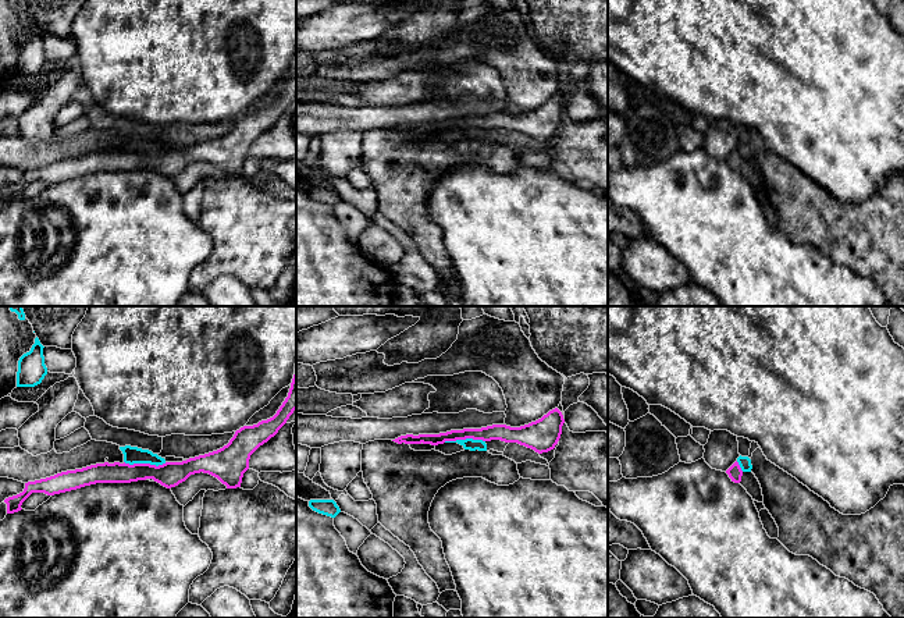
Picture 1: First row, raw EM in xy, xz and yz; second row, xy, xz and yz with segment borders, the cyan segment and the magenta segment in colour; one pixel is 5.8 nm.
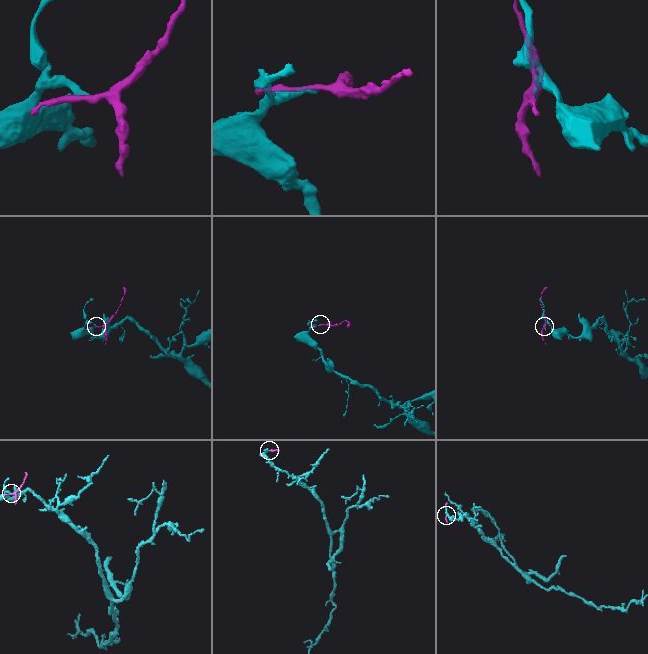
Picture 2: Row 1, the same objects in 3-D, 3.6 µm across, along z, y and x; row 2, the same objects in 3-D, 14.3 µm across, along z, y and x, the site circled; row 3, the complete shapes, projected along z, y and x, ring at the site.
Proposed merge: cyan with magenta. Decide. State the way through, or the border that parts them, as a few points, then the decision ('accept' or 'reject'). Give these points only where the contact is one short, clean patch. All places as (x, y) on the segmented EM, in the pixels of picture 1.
along xy (124, 461), (156, 465), (166, 462) | reject

